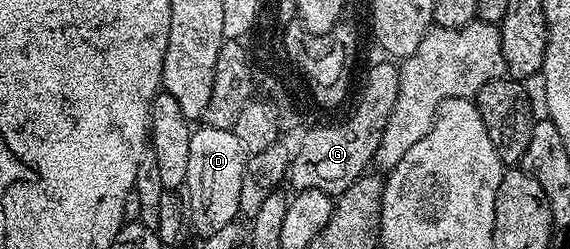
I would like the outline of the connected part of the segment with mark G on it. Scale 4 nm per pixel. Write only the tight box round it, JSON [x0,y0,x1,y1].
[288,62,399,197]

